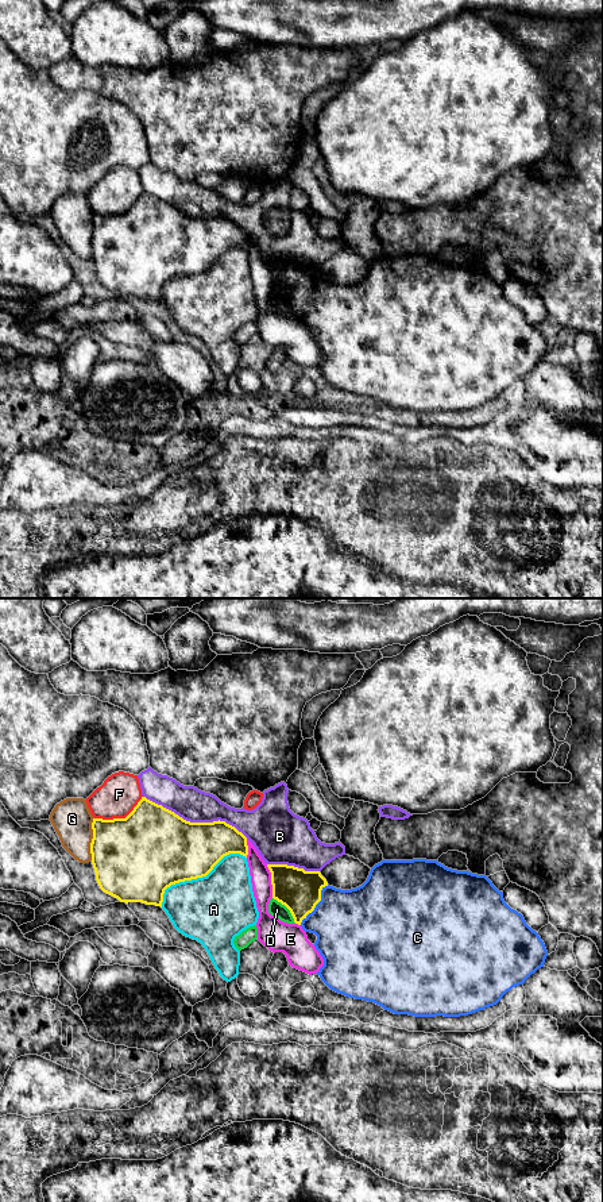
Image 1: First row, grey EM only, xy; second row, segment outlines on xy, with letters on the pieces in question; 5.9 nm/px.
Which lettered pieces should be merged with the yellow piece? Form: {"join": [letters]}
{"join": ["C"]}

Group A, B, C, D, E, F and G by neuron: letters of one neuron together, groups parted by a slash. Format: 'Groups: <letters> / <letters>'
Groups: A / B / C / D G / E / F

